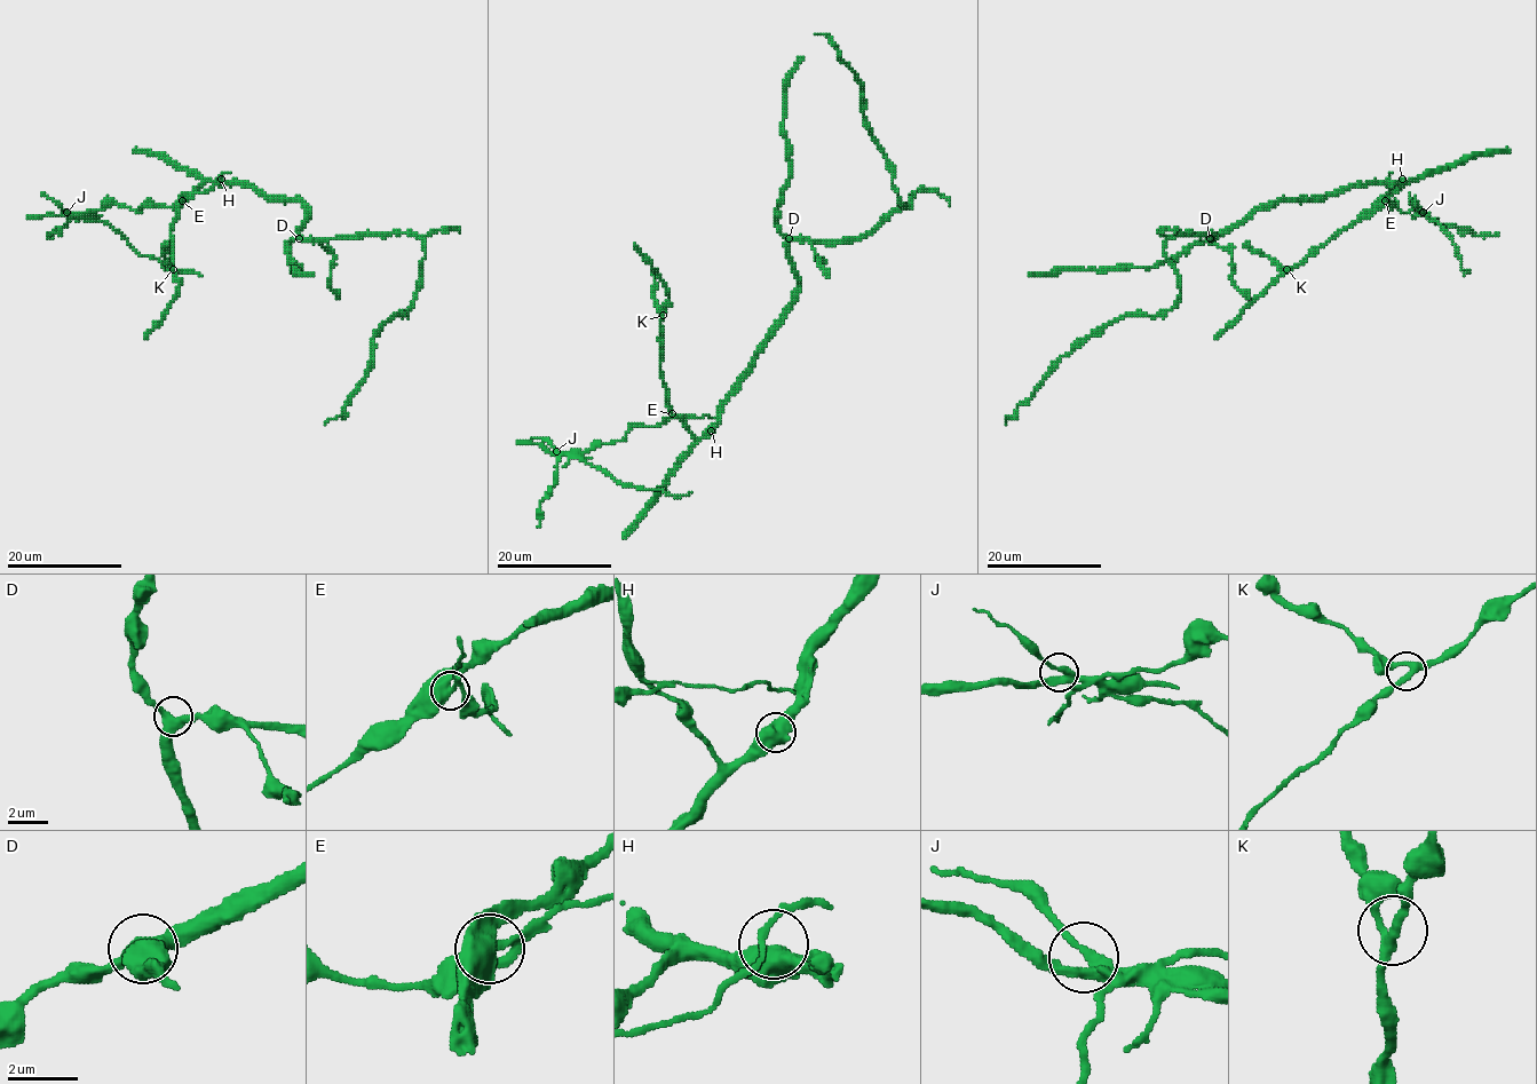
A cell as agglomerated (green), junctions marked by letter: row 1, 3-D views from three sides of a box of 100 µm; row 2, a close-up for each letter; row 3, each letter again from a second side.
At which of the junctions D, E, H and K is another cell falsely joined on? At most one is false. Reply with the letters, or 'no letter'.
E

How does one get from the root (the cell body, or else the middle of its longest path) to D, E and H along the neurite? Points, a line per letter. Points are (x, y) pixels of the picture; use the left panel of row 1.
D: (308, 213), (299, 238)
E: (308, 213), (300, 202), (272, 200), (266, 194), (239, 183), (205, 181), (182, 200)
H: (308, 213), (300, 202), (272, 200), (254, 188), (226, 183), (221, 179)

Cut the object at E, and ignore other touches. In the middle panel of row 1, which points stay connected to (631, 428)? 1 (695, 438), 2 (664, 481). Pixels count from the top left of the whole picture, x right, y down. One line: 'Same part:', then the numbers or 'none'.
Same part: none

